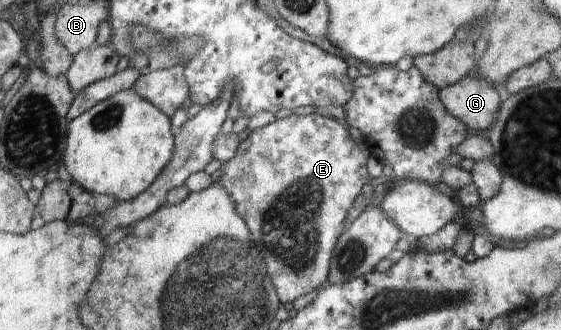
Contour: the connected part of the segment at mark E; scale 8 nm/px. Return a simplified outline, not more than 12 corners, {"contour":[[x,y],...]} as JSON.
{"contour":[[332,115],[252,130],[216,176],[281,303],[320,289],[367,146]]}

